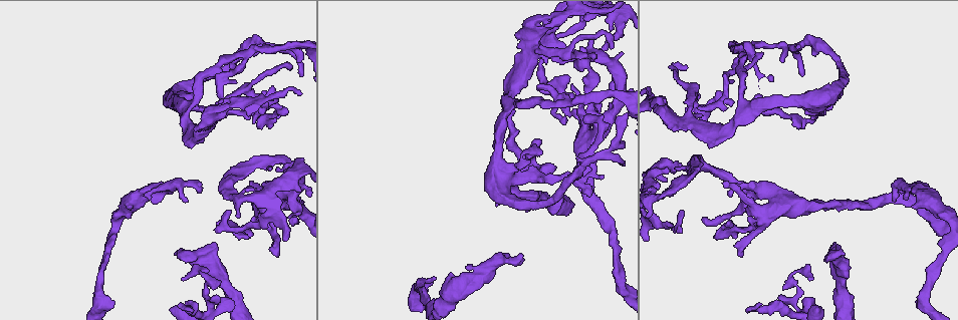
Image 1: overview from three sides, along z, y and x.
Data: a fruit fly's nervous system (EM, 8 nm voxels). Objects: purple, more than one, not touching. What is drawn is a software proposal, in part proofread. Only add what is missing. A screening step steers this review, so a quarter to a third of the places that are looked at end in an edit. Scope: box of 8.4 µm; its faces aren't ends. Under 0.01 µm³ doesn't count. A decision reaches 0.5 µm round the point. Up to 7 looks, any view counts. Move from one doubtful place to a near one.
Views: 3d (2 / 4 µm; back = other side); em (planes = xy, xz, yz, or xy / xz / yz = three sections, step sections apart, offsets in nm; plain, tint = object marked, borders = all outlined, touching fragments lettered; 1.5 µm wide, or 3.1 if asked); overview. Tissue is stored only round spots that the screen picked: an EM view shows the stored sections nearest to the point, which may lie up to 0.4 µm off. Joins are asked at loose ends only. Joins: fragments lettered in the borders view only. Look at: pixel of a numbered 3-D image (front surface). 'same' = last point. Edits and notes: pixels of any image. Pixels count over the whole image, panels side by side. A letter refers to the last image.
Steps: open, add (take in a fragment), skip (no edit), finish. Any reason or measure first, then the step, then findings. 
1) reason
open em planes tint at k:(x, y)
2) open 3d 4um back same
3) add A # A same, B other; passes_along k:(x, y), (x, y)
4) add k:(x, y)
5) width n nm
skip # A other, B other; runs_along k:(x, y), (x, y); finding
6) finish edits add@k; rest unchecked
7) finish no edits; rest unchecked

branch stops here
open 3d 2um at 1:(186, 199)

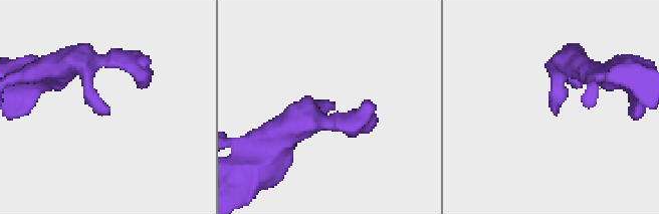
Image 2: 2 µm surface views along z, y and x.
open em planes plain at 2:(334, 102)

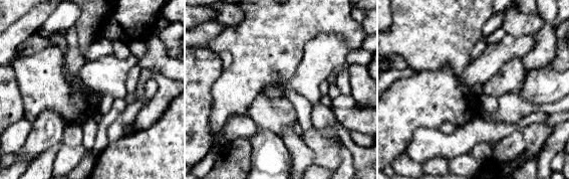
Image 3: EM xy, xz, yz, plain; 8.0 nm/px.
see the neighbours
open em planes borders same

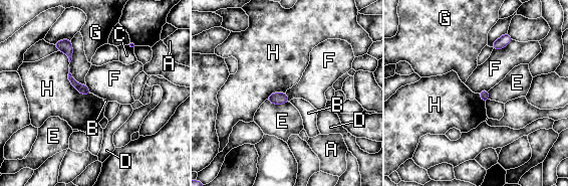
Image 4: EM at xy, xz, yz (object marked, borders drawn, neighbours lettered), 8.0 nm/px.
longest_contact H 280 nm
skip # A other, B other, C other, D other, E other, F other, G other, H other; border 4:(512, 39), (504, 47), (493, 49); none of them fits

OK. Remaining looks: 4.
an open end
open em 3.1um planes tint at 1:(834, 243)

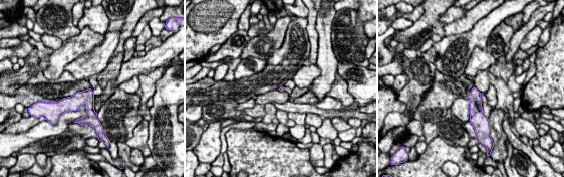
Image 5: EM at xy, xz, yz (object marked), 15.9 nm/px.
open em 3.1um planes borders same

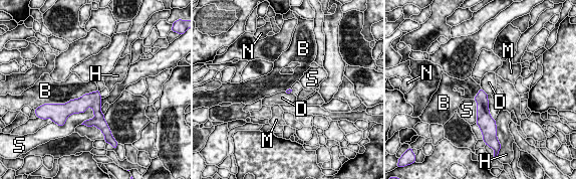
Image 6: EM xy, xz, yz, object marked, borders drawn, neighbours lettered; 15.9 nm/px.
skip # B other, D other, H other, M other, N other, S other; no lettered fragment goes on from it

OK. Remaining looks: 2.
open em xy step 8 tint at 1:(728, 221)

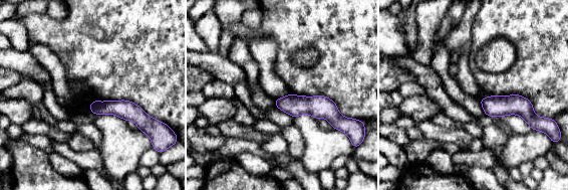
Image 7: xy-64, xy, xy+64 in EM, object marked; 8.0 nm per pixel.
open em xz step 4 borders same

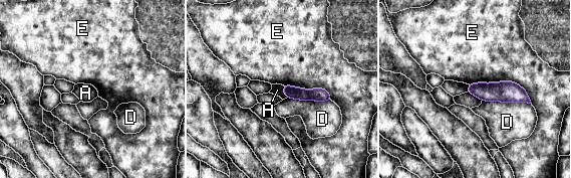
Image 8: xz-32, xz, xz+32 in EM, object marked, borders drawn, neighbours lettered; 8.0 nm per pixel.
skip # A other, D other, E other; runs_along 8:(471, 86), (526, 100); no lettered fragment goes on from it

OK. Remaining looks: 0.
finish no edits; rest unchecked

